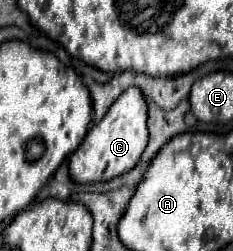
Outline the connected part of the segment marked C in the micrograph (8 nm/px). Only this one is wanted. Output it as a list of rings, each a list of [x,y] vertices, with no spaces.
[[[126,89],[110,107],[106,117],[96,123],[82,145],[70,155],[70,175],[78,183],[94,183],[94,181],[110,181],[134,169],[142,151],[148,143],[148,103],[140,89]]]

